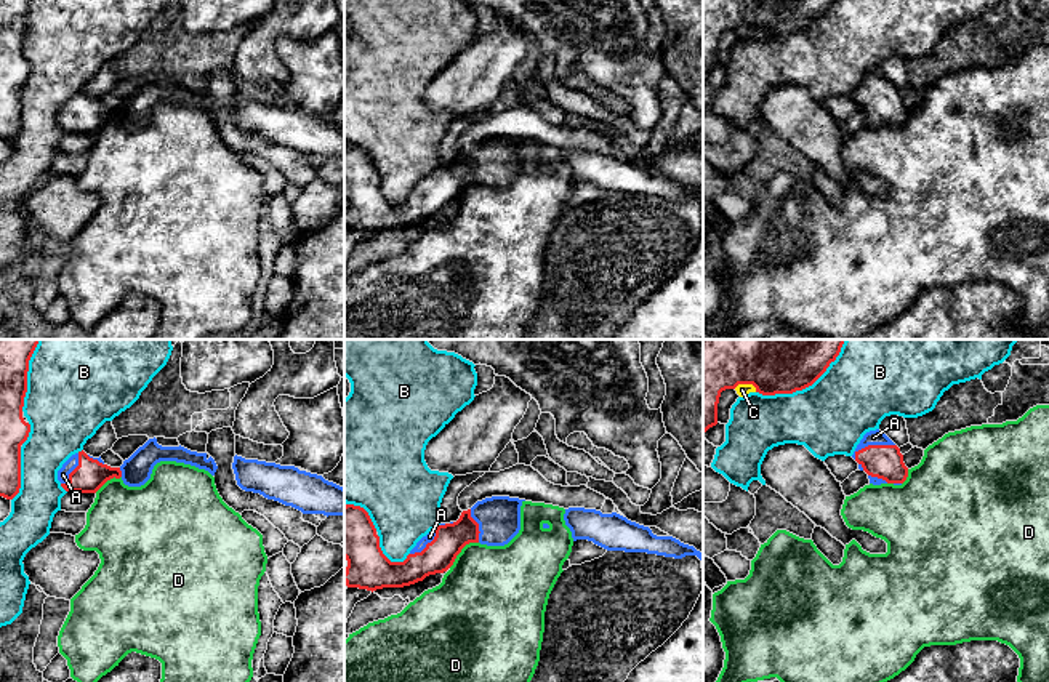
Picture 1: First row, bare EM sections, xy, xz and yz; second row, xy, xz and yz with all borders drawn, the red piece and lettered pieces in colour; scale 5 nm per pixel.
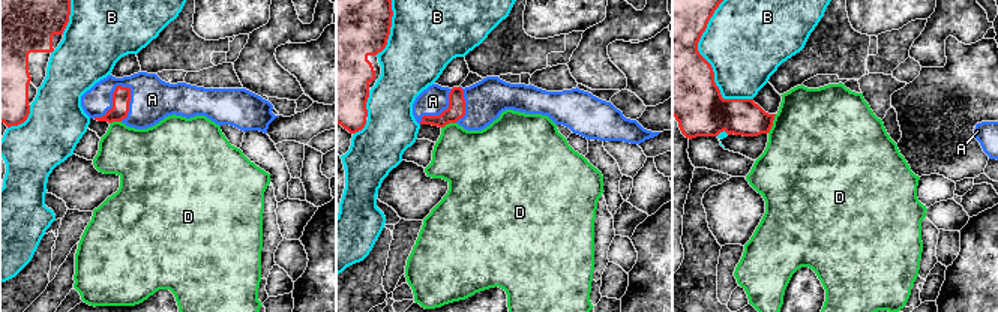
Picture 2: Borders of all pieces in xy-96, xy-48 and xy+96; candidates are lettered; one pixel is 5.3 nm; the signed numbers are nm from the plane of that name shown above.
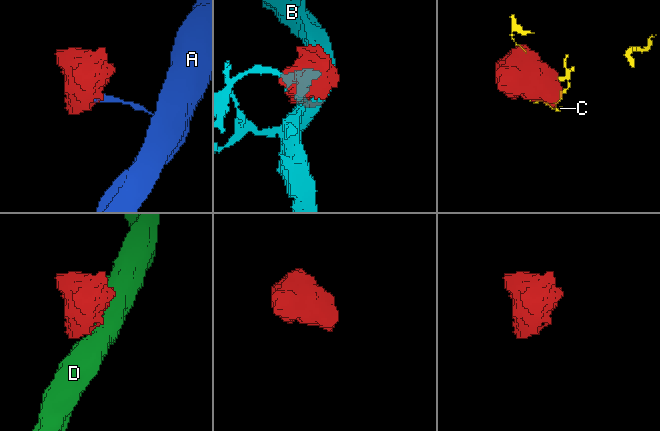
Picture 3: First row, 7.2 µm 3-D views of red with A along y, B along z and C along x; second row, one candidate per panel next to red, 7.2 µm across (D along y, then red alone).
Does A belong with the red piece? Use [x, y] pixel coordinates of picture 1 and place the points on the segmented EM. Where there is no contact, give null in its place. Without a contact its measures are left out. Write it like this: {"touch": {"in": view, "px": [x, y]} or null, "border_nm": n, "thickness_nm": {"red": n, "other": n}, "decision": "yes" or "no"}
{"touch": {"in": "yz", "px": [872, 445]}, "border_nm": 220, "thickness_nm": {"red": 180, "other": 80}, "decision": "yes"}

